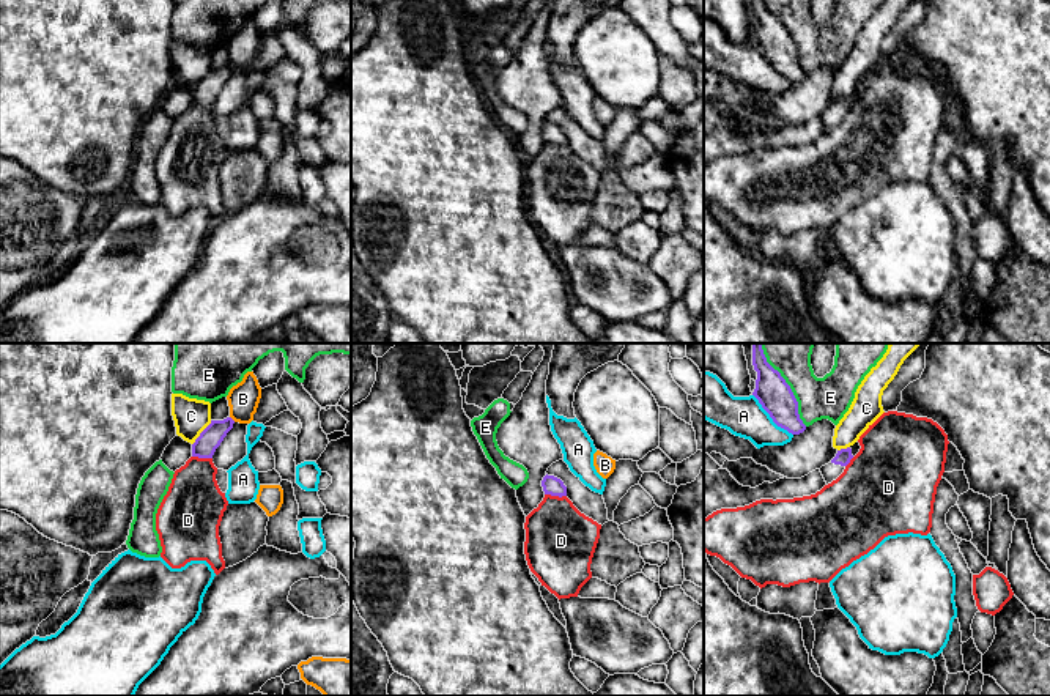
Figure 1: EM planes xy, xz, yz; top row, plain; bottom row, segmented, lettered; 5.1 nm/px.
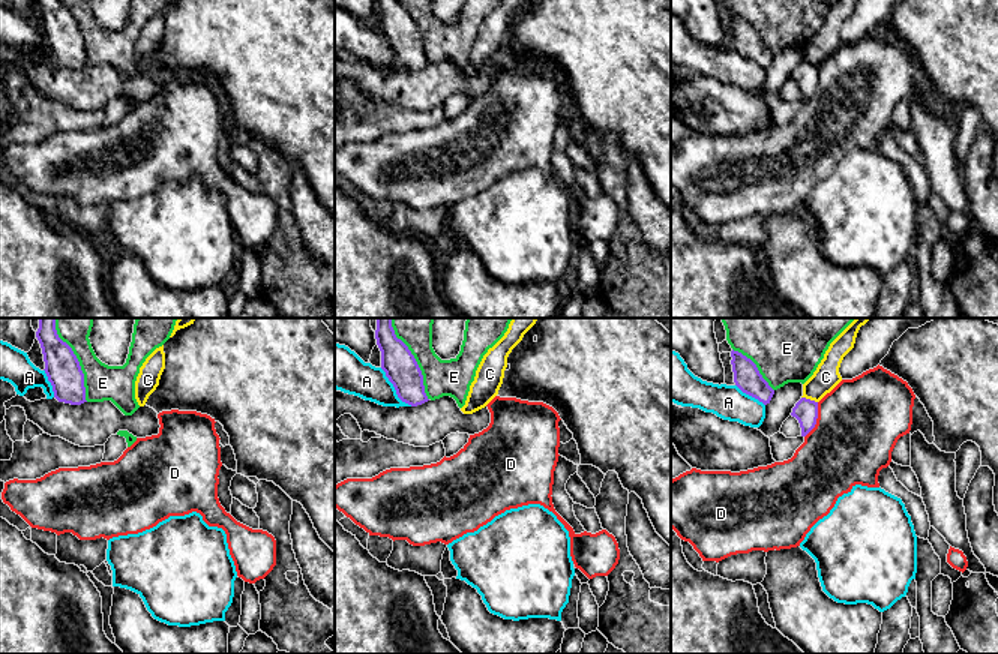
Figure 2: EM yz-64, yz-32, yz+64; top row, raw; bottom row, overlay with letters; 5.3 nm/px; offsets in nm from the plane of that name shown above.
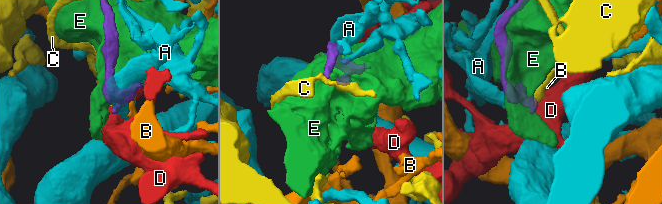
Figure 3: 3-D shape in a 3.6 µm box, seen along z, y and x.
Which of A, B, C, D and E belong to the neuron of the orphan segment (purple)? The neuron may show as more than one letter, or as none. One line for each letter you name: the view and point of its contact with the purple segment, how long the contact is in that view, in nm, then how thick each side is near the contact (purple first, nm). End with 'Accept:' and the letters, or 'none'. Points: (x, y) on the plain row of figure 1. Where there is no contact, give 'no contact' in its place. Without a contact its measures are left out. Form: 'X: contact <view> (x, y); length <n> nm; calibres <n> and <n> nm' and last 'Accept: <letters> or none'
Accept: none

